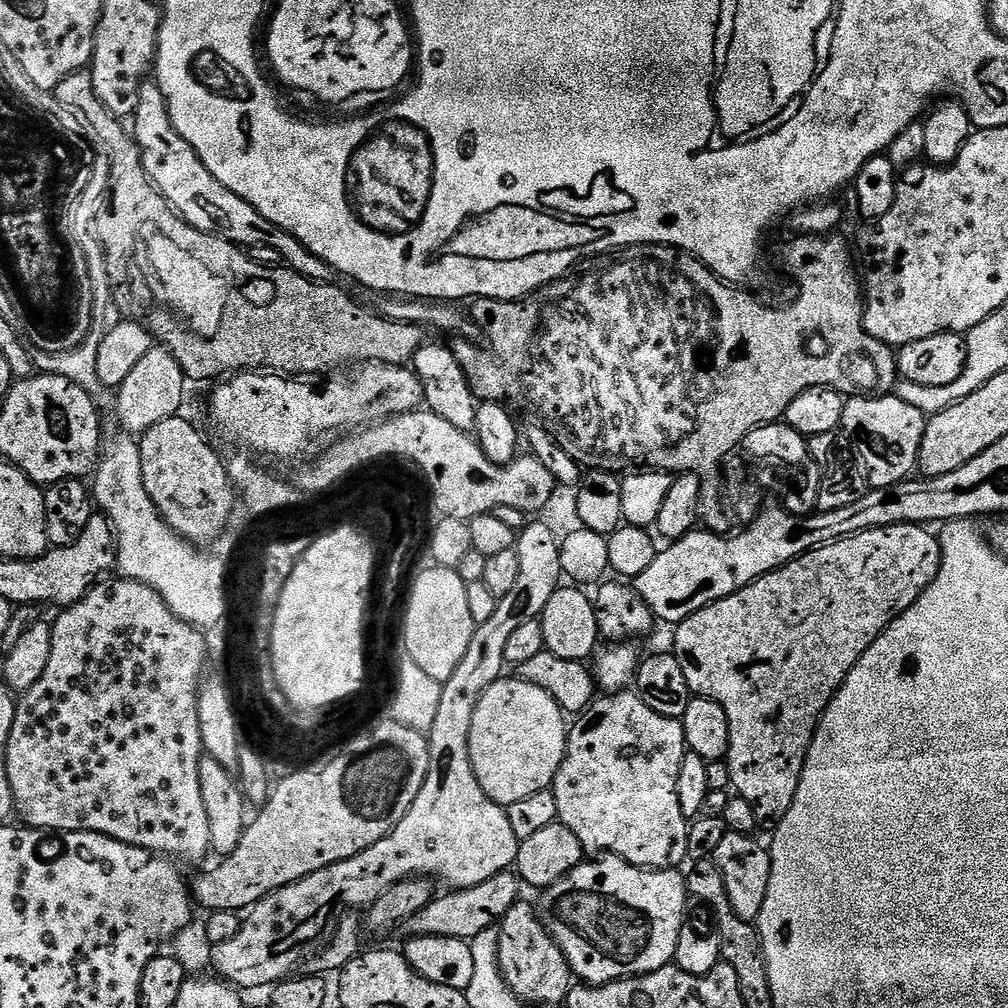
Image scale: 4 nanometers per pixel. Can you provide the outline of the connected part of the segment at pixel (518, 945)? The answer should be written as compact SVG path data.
M521 898L500 919L498 938L498 966L506 986L525 1005L560 1004L568 999L568 992L574 987L572 968L566 954L554 942L552 935L544 928L539 911Z

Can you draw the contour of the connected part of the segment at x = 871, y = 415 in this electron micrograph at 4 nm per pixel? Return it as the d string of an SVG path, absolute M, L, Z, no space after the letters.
M889 394L851 397L845 403L840 428L864 463L869 485L872 488L892 488L904 483L917 471L927 425L926 414L918 410L918 406L910 406L910 402L902 402L902 398Z

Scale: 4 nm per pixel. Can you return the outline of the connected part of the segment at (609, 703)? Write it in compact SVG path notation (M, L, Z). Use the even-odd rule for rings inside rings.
M632 690L604 694L593 699L577 720L580 721L576 725L574 723L571 725L568 734L568 749L564 755L562 766L556 775L556 781L552 783L550 789L558 802L559 823L565 824L570 830L574 830L574 834L578 834L578 842L582 842L582 846L589 853L596 852L592 854L618 856L627 864L632 864L636 868L649 870L679 869L680 863L685 863L688 860L688 826L690 823L689 817L682 814L682 806L678 806L678 770L682 770L682 762L686 755L683 723L680 720L666 718L662 714L650 710L650 706L646 706L646 702L642 702L642 698Z

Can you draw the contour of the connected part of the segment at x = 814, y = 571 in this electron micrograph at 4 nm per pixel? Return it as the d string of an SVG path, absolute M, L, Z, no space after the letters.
M895 524L885 528L872 528L869 532L860 532L856 536L847 536L846 539L838 541L836 544L827 544L821 548L814 549L813 552L802 554L798 559L783 564L778 570L758 578L750 586L690 614L681 624L675 625L676 648L674 655L678 662L682 662L682 674L686 674L686 682L690 690L696 696L705 696L708 700L718 702L722 710L726 710L726 718L730 722L730 746L726 763L730 770L732 779L731 787L736 788L735 795L739 799L750 802L754 810L757 821L761 825L769 824L775 826L779 824L790 810L794 802L794 794L798 790L798 782L802 778L804 763L808 757L808 751L812 745L812 739L816 733L816 727L820 725L820 720L824 716L824 711L828 704L836 696L836 691L844 685L844 679L850 674L850 670L860 660L862 654L876 641L888 625L901 616L920 597L933 582L940 569L940 541L935 531L918 524Z

